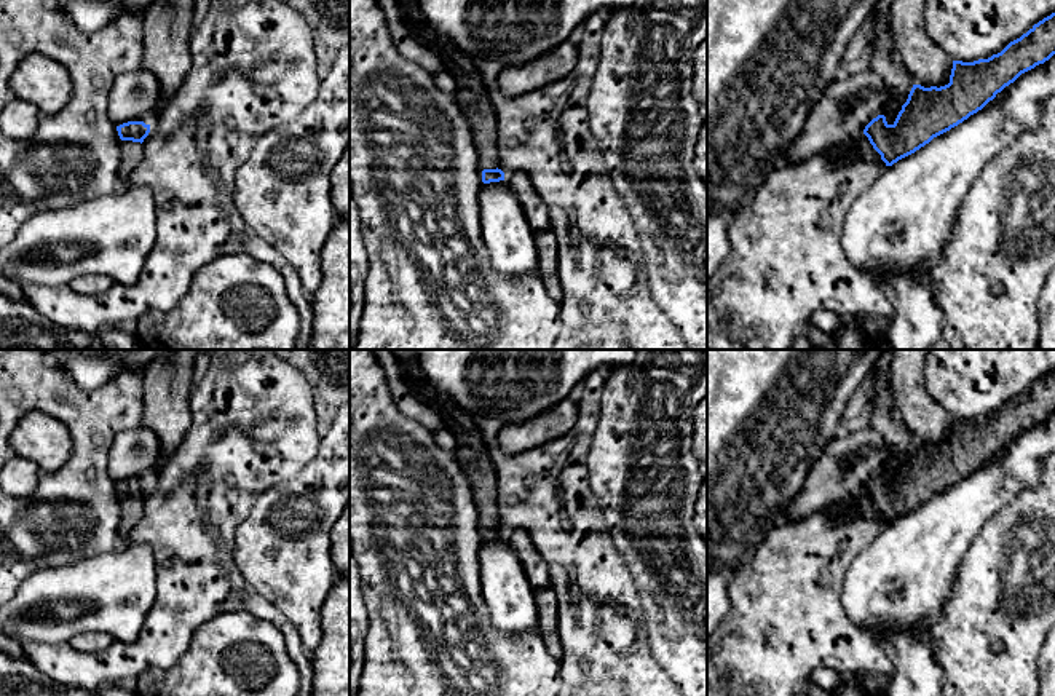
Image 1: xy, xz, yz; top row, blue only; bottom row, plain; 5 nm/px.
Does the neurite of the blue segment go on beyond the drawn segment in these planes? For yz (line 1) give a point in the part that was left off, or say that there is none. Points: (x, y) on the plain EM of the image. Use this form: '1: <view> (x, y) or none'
1: yz (870, 508)

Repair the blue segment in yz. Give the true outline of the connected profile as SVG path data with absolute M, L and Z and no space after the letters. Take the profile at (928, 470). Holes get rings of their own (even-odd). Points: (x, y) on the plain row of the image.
M1055 370L988 417L953 418L948 442L913 442L892 482L884 473L878 473L865 484L863 492L870 498L867 512L892 524L982 468L1021 431L1044 421L1053 412Z

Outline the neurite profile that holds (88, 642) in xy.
M83 632L75 635L69 643L83 653L101 653L107 650L115 639L104 632Z

